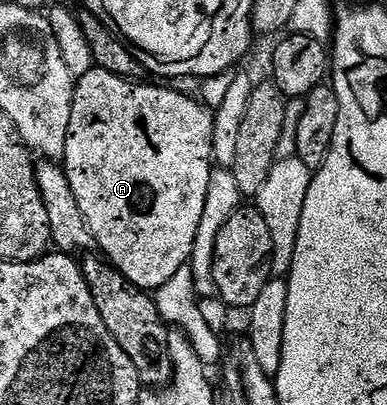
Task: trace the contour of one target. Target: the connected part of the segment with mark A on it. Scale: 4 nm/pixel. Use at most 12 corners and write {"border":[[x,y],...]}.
{"border":[[100,68],[64,172],[95,246],[156,291],[187,264],[214,115]]}

